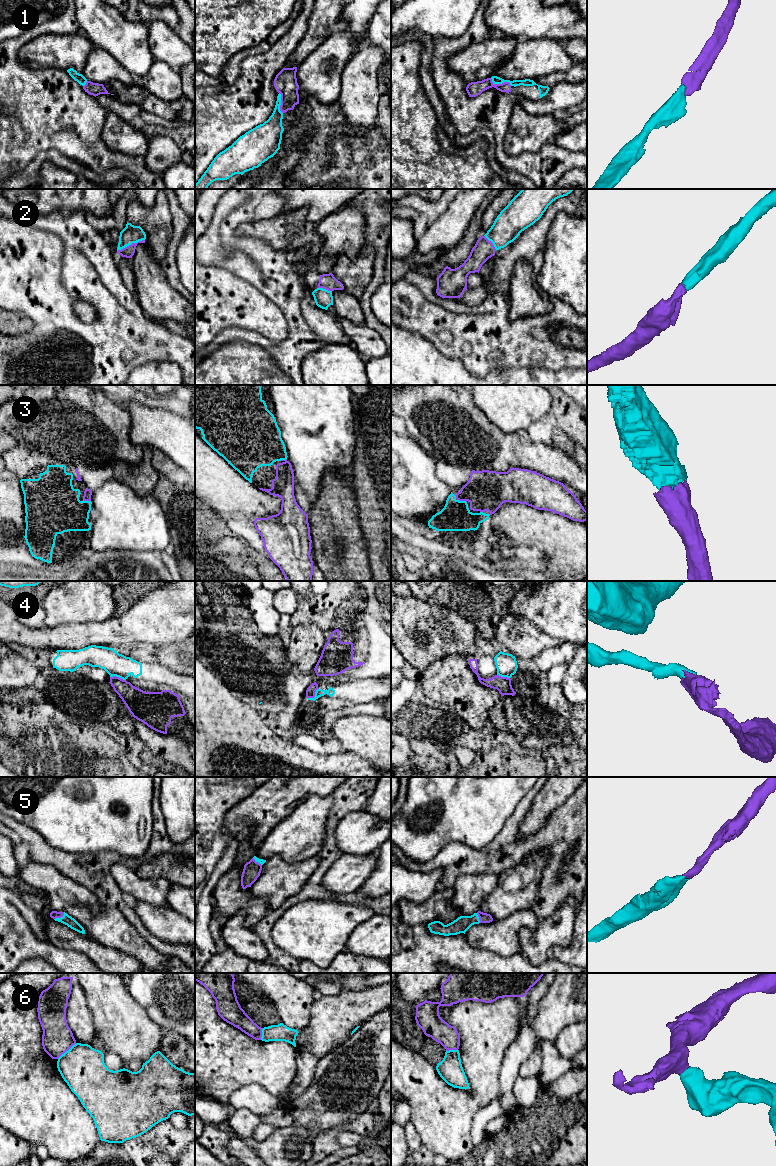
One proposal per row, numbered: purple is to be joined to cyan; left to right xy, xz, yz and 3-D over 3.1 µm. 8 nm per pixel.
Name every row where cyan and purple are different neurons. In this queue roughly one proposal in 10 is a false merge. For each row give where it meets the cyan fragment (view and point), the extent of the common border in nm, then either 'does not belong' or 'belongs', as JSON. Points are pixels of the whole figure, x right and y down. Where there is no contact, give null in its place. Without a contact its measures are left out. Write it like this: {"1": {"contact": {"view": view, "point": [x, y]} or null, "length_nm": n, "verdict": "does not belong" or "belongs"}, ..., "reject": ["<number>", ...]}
{"1": {"contact": {"view": "yz", "point": [500, 83]}, "length_nm": 190, "verdict": "belongs"}, "2": {"contact": {"view": "xy", "point": [130, 244]}, "length_nm": 240, "verdict": "belongs"}, "3": {"contact": {"view": "yz", "point": [460, 501]}, "length_nm": 110, "verdict": "belongs"}, "4": {"contact": {"view": "xy", "point": [118, 676]}, "length_nm": 130, "verdict": "does not belong"}, "5": {"contact": {"view": "xy", "point": [59, 918]}, "length_nm": 110, "verdict": "belongs"}, "6": {"contact": {"view": "xy", "point": [66, 1051]}, "length_nm": 200, "verdict": "does not belong"}, "reject": ["4", "6"]}

